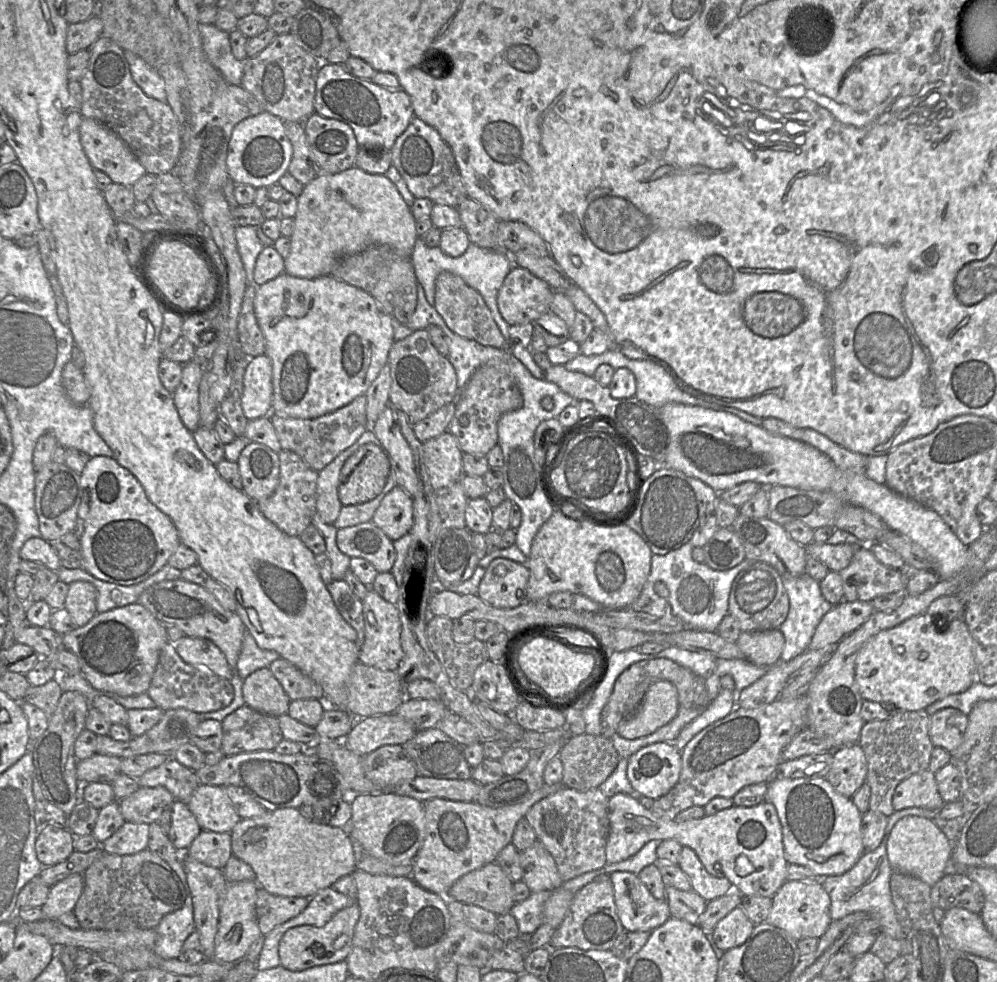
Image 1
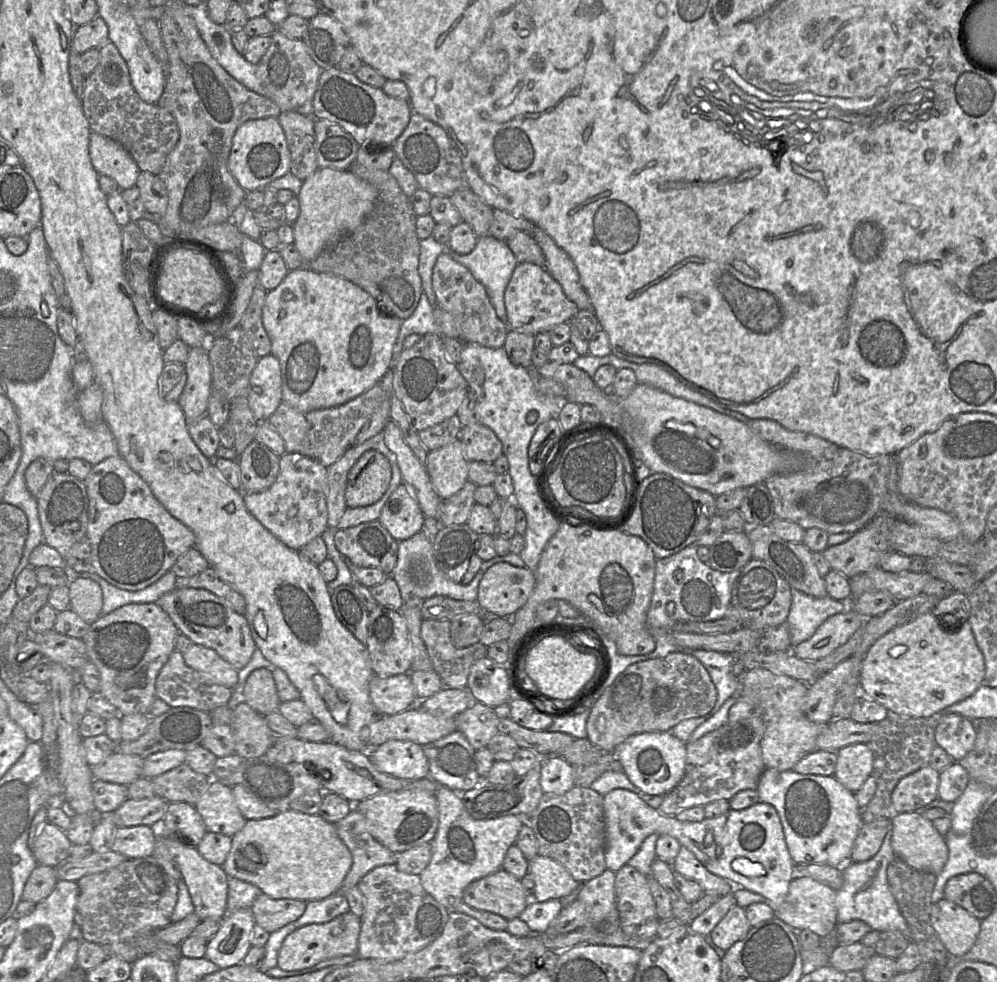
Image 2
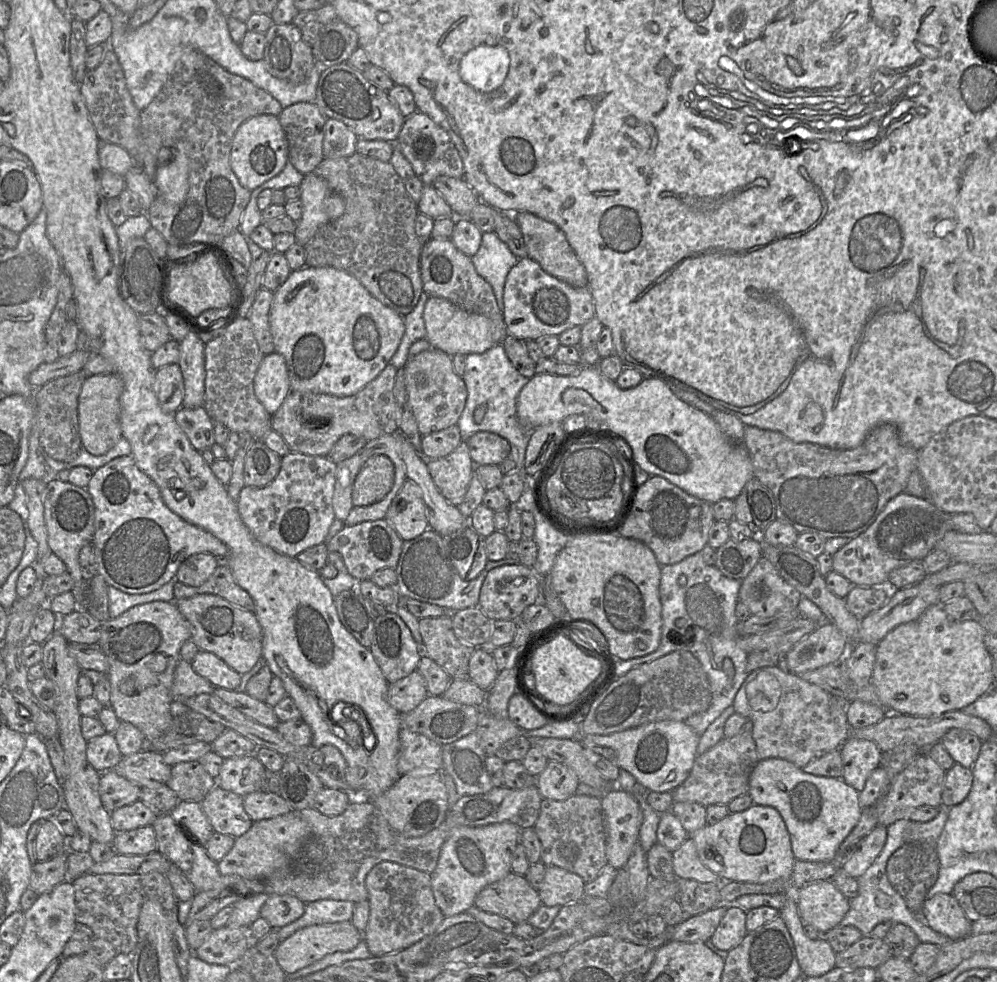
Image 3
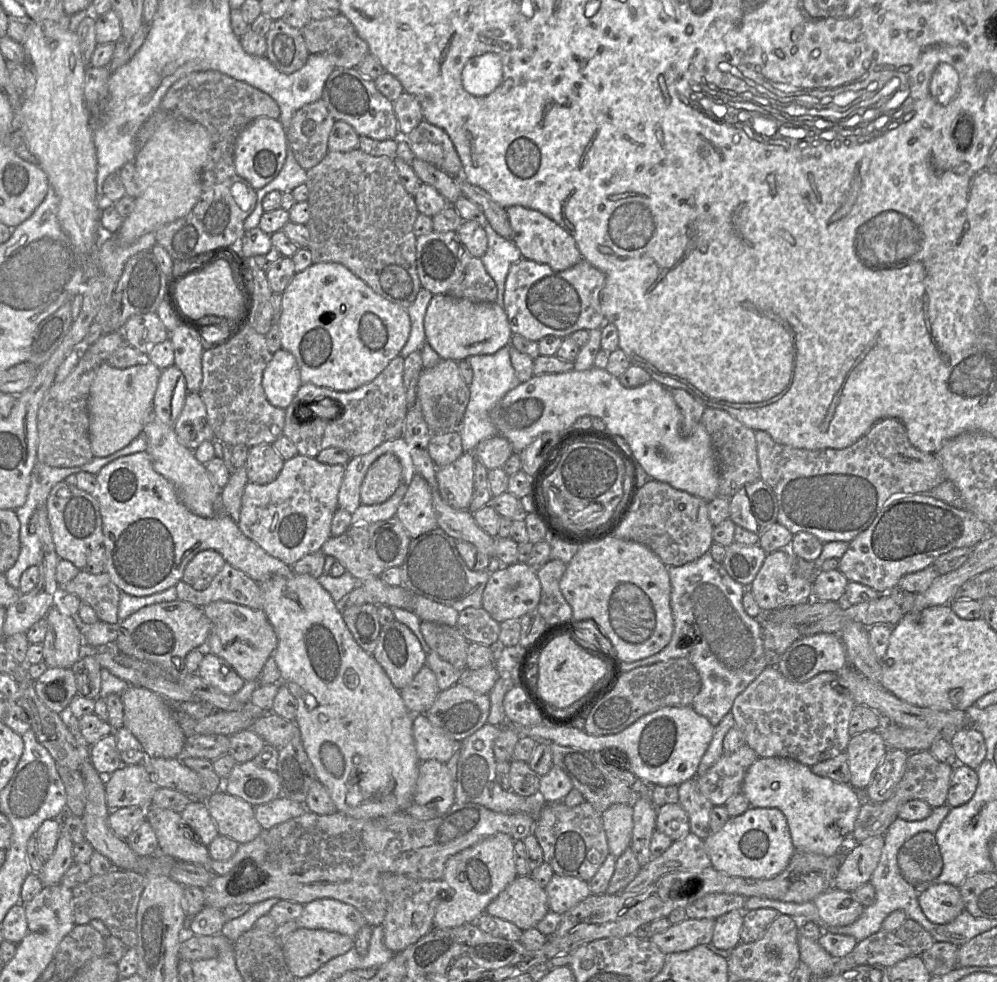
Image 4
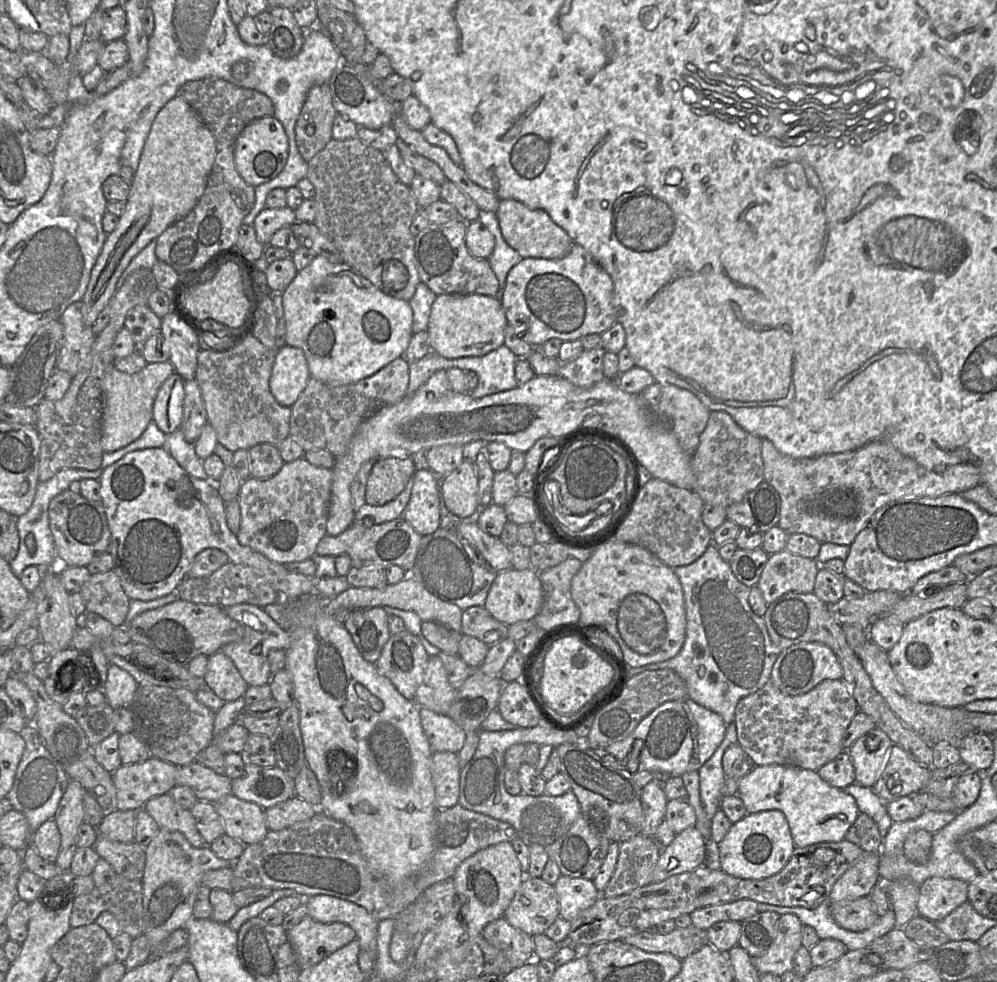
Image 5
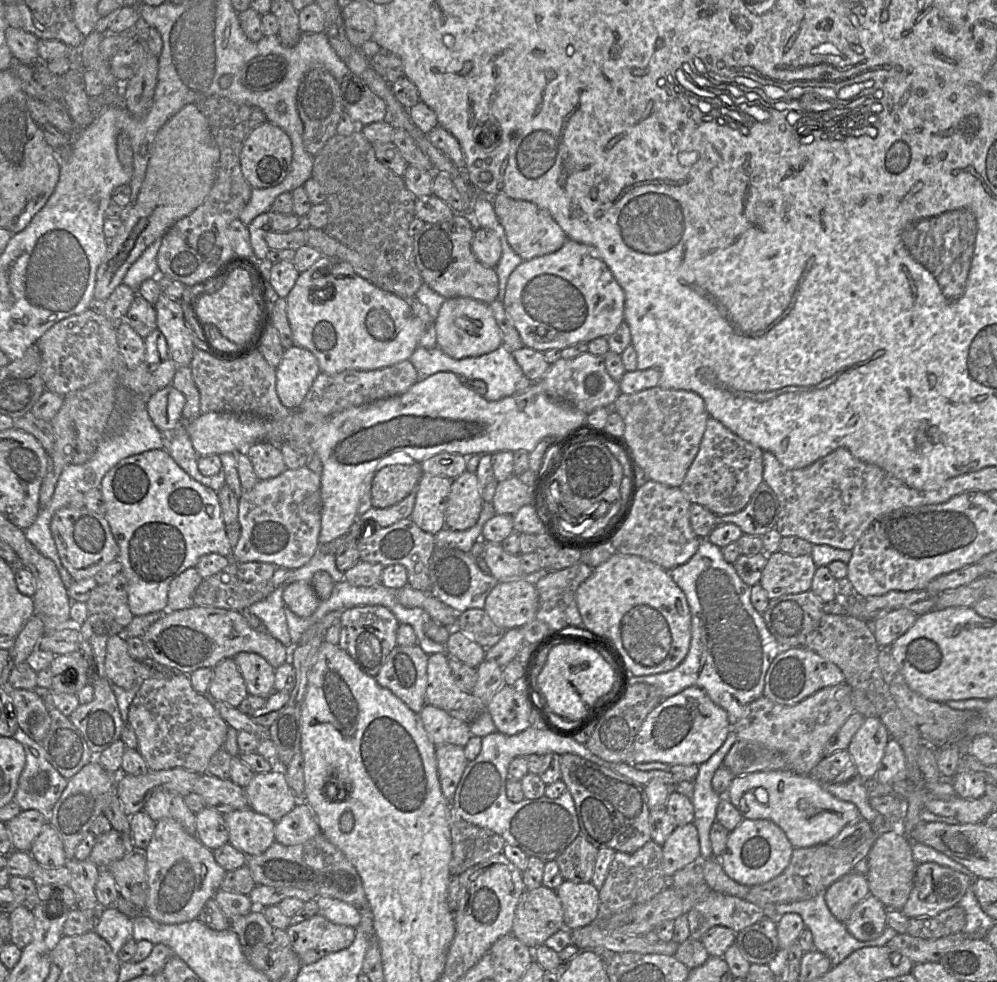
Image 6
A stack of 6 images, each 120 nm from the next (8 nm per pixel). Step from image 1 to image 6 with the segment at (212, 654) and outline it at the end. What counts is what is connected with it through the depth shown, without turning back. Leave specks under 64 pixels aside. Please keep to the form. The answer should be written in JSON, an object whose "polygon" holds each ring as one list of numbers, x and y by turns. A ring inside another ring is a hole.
{"polygon":[[233,658,222,660,213,668,207,695,214,702,238,708,248,694,246,683]]}

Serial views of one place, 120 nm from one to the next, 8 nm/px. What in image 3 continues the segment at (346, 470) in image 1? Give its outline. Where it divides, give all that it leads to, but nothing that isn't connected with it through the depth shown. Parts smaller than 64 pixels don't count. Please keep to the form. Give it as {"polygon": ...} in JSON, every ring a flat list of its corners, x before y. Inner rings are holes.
{"polygon":[[382,454,369,457,358,472,352,488,353,506,367,506,381,501,394,483,394,465]]}

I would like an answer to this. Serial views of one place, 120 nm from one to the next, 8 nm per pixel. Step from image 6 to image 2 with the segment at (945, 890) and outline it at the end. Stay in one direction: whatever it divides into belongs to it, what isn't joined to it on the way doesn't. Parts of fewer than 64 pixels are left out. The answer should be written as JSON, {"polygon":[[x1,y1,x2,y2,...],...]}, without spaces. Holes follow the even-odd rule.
{"polygon":[[945,898,931,905,931,922,952,956,966,954,980,933,981,920]]}

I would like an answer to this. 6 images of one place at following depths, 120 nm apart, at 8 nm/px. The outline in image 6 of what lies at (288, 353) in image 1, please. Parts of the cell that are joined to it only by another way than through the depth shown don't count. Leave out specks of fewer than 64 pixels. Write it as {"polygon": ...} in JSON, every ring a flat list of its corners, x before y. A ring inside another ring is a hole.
{"polygon":[[321,256,307,271,300,273,286,302,294,346,313,353,323,373,384,368,409,359,419,346,421,320,413,311,410,300,380,289,357,275,348,263,339,258]]}

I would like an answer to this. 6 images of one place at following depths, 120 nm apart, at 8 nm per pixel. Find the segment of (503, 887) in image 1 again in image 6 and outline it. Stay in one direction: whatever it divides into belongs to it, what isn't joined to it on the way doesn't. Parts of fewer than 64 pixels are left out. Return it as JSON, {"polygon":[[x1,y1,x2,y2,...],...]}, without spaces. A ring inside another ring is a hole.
{"polygon":[[544,885,525,889,515,910,512,934,535,949,562,928,563,909,556,891]]}

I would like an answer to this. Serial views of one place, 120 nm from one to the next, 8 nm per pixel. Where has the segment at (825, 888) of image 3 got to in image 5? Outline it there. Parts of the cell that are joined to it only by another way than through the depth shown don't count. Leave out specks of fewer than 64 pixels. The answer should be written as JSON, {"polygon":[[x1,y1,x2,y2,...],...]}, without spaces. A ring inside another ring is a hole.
{"polygon":[[869,897,830,903,830,911,839,926,852,932,870,928,879,918]]}

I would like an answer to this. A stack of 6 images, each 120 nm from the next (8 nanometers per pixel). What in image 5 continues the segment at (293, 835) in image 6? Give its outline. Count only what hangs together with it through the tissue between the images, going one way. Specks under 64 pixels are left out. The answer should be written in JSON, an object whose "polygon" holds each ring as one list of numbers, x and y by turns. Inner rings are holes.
{"polygon":[[294,795,287,801,264,811,268,829,278,831,311,818,319,810]]}

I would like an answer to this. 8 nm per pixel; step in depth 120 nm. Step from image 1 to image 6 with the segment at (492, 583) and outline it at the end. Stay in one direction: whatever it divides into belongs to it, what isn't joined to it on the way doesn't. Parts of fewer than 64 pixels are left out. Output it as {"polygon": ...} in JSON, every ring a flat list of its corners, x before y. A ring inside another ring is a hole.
{"polygon":[[525,576,498,581,488,594,484,608,494,624,509,630,520,628,536,618,538,593]]}

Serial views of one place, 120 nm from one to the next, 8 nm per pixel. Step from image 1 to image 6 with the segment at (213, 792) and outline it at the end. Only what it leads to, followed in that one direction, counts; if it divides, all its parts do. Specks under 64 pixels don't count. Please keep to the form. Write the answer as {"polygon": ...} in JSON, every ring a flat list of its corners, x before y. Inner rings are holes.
{"polygon":[[249,807,223,817,229,830,229,843,246,856,260,855,276,841,276,822]]}

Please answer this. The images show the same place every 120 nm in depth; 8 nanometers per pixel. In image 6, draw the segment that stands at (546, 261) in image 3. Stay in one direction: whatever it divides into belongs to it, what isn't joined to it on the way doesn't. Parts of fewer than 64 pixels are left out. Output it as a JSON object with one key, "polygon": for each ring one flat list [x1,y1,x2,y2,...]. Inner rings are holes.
{"polygon":[[503,194,490,196,497,218,504,228,506,239,523,261,559,250,567,236,559,224,545,210,527,200,517,200]]}

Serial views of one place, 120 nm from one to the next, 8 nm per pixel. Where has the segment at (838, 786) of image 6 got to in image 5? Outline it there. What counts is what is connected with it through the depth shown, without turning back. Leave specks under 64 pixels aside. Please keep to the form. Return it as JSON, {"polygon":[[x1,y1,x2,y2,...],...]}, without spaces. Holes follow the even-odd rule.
{"polygon":[[852,783,843,790,855,799,860,813,867,814,875,821,880,835,884,838,893,823,887,812,886,803,875,794,872,787]]}

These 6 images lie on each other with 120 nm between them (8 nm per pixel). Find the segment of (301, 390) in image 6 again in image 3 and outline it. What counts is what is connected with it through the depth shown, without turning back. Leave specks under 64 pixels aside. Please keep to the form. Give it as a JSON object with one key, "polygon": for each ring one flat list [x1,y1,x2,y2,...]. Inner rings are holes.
{"polygon":[[277,352,265,355,254,377,254,393,257,399,273,416,290,391,285,358]]}

